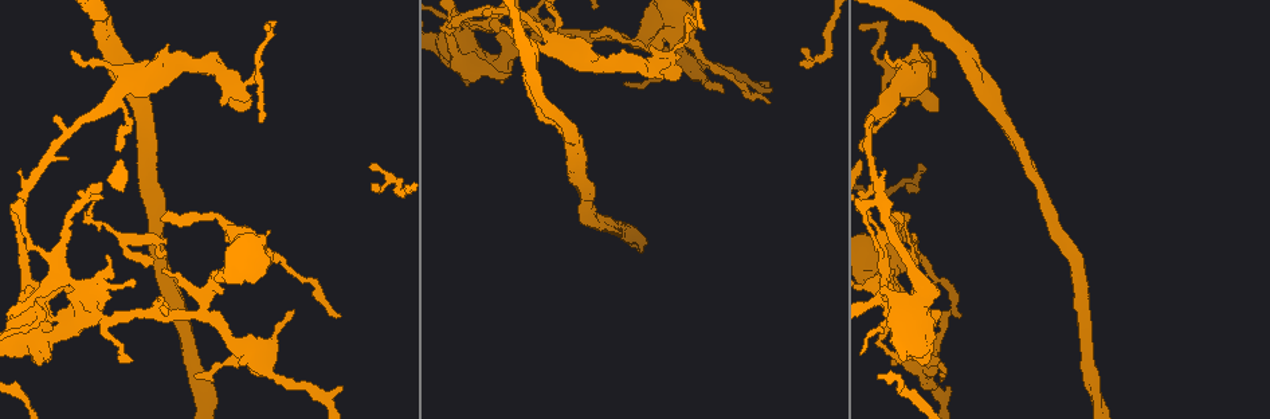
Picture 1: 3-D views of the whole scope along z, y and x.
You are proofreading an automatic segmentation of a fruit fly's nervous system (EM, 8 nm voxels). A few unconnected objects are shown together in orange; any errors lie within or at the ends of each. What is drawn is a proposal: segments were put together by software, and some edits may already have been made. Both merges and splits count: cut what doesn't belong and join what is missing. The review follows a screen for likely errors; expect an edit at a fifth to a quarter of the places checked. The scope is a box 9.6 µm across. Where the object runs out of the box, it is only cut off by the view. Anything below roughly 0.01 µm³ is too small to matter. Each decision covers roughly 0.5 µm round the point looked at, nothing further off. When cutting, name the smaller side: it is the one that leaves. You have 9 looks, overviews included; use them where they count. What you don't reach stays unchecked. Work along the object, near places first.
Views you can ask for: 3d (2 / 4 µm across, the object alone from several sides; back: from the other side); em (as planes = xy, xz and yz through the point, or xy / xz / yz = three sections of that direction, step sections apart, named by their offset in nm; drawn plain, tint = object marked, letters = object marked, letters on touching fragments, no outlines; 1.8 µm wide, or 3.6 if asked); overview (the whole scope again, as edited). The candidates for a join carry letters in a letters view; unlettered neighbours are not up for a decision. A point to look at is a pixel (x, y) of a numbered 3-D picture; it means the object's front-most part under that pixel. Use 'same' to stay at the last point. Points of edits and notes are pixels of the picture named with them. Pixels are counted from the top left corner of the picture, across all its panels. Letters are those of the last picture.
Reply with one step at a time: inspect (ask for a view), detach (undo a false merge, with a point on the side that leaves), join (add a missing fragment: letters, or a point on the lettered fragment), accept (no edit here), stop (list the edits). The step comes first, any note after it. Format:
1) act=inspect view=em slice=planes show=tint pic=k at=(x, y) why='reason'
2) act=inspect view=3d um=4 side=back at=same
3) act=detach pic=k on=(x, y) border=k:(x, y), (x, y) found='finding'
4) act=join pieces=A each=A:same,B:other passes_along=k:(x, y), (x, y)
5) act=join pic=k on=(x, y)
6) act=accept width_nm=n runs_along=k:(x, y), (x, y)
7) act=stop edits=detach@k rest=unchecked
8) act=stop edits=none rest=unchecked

act=inspect view=3d um=2 pic=1 at=(201, 308) why='sharp bend'

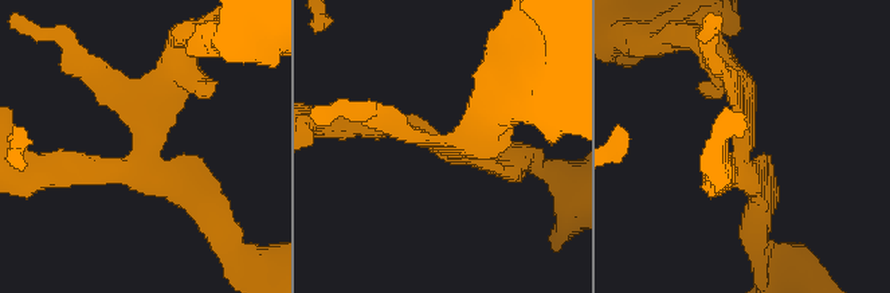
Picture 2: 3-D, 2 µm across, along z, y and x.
act=inspect view=em slice=planes show=plain pic=2 at=(740, 156)

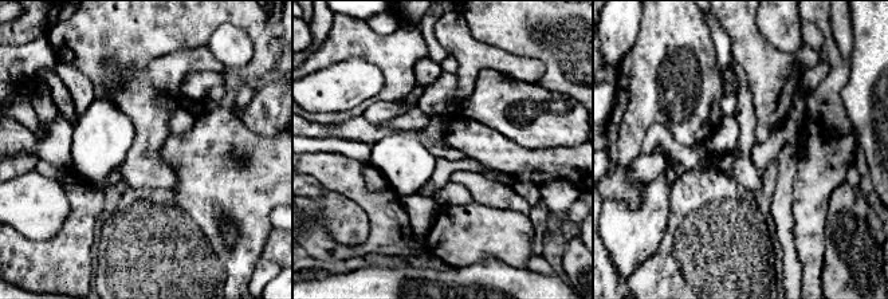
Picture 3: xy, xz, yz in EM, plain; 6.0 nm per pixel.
act=inspect view=em slice=planes show=letters at=same why='what lies round it'

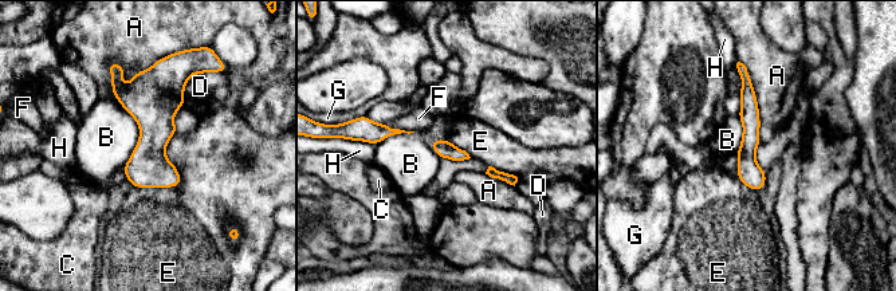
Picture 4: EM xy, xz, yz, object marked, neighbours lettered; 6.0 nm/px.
act=accept each=A:other,B:other,C:other,D:other,E:other,F:other,G:other,H:other arms=3 arm_widths_nm=200,220,220 found='continuous, no second neuron'

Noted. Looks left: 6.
act=inspect view=3d um=4 pic=1 at=(453, 25) why='sharp bend'

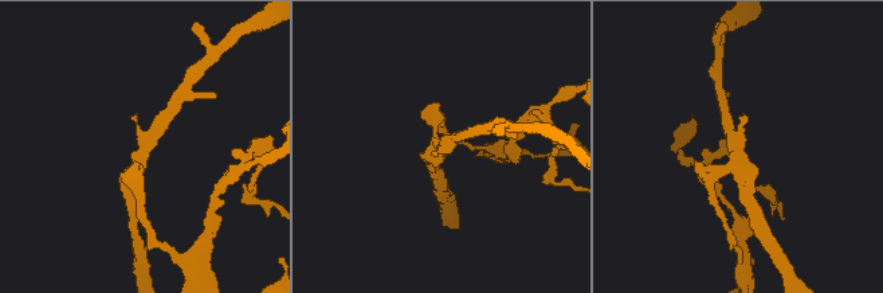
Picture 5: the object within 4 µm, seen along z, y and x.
act=inspect view=em slice=planes show=letters pic=5 at=(737, 165) why='need the tissue'

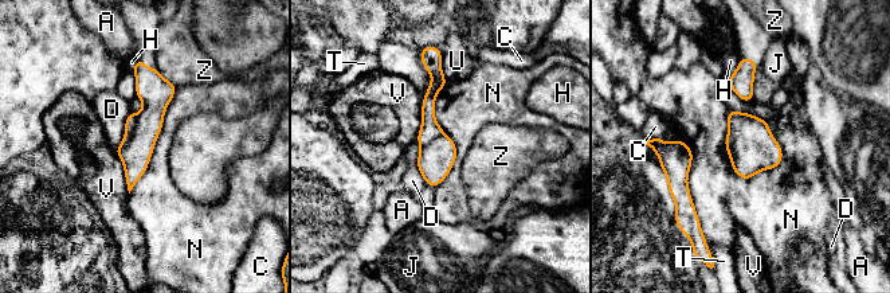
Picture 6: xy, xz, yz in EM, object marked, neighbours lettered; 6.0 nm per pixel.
act=detach pic=6 on=(130, 121) each=A:other,C:other,D:other,H:other,J:other,N:other,T:other,U:other,V:other,Z:other border=6:(137, 114), (132, 136), (118, 148) found='two neurons meet here'

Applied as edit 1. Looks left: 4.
act=inspect view=overview

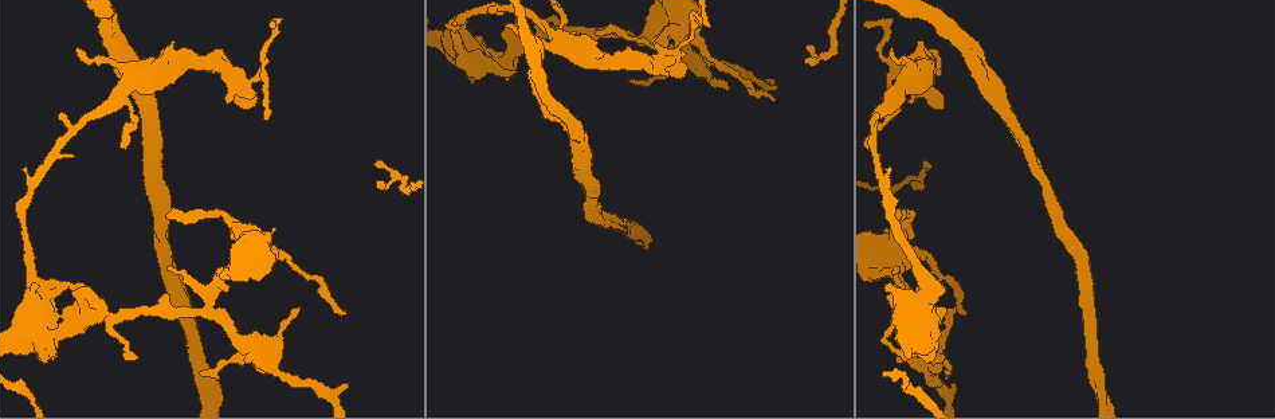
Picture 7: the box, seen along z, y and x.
act=inspect view=3d um=4 pic=7 at=(908, 77)

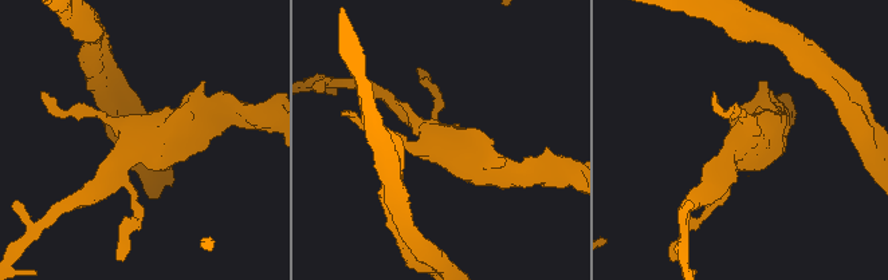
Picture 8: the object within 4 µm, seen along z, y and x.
act=inspect view=em um=3.6 slice=planes show=letters pic=8 at=(138, 138) arms=3

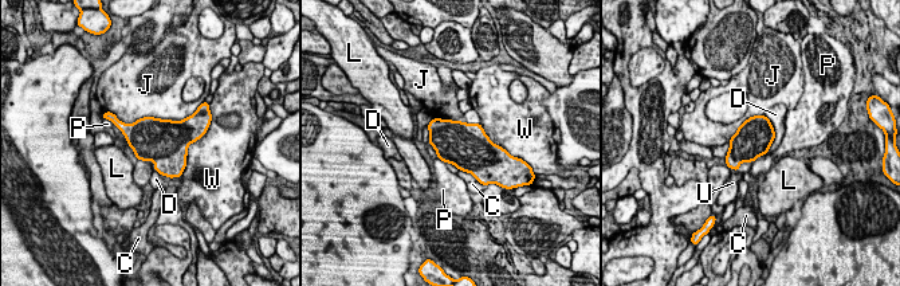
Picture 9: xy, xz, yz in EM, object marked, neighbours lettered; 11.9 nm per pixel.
act=accept longest_contact=J:900nm each=C:other,D:other,J:other,L:other,P:other,U:other,W:other border=9:(767, 152), (753, 163) found='all the same neuron'

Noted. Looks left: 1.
act=stop edits=detach@6 rest=unchecked

